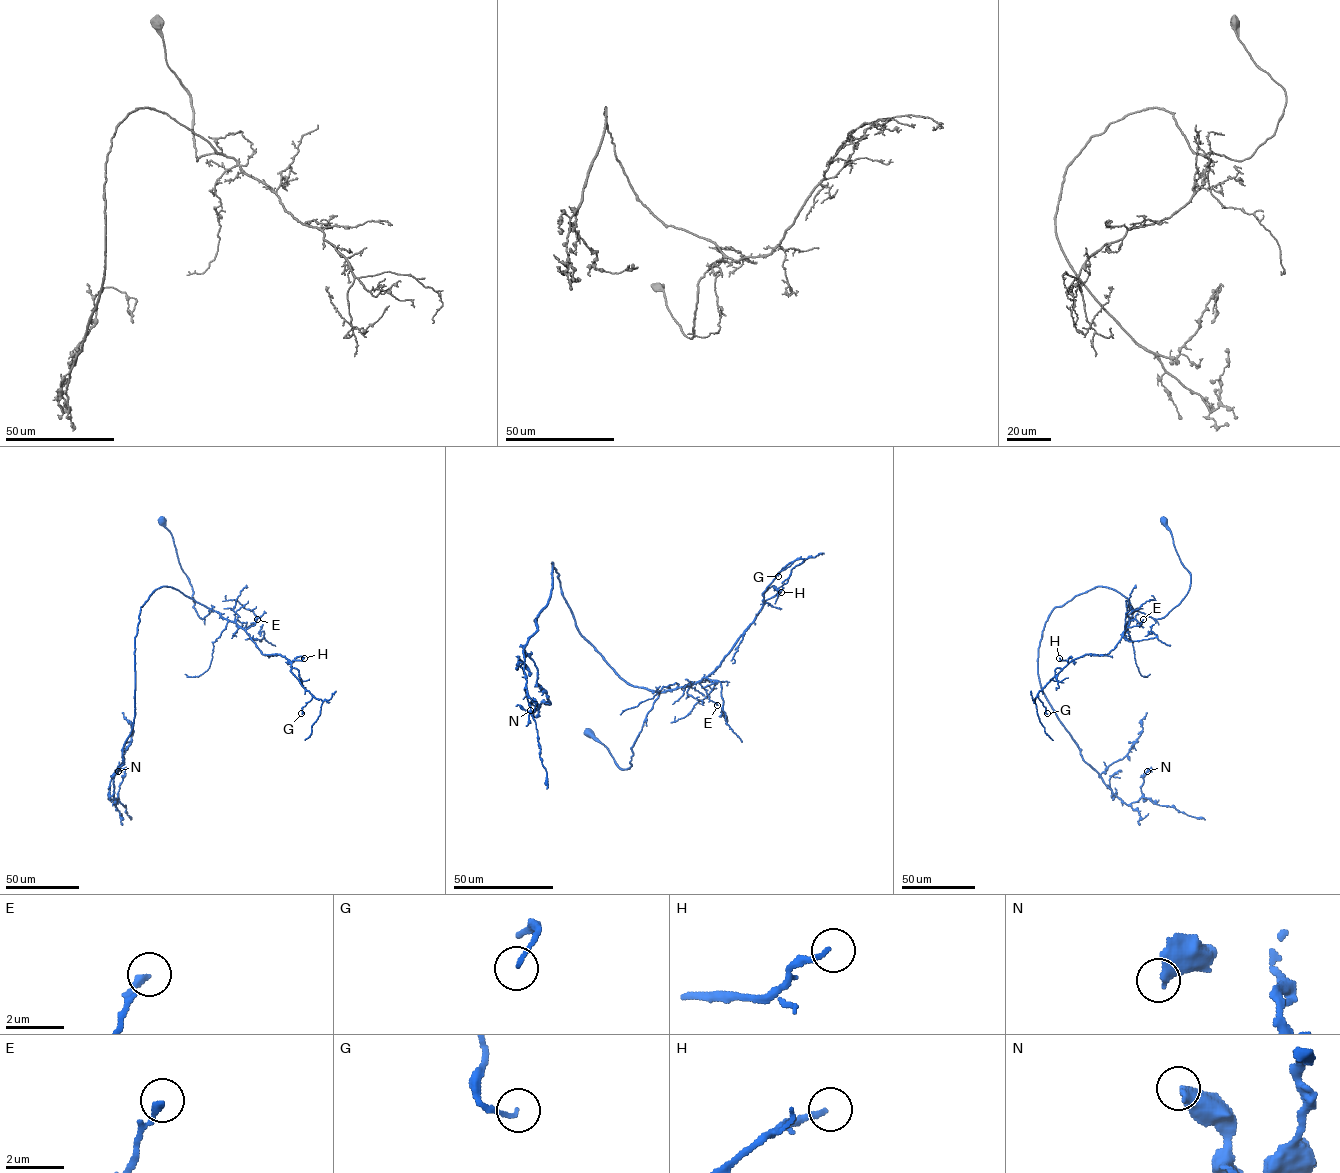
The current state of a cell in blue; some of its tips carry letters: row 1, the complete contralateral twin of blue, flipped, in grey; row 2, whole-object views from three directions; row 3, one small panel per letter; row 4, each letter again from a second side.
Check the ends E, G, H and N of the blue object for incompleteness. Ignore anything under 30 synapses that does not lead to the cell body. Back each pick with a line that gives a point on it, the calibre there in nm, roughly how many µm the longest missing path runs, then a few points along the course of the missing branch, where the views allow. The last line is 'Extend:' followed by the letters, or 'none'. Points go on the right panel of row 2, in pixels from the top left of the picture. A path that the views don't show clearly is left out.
Extend: none

